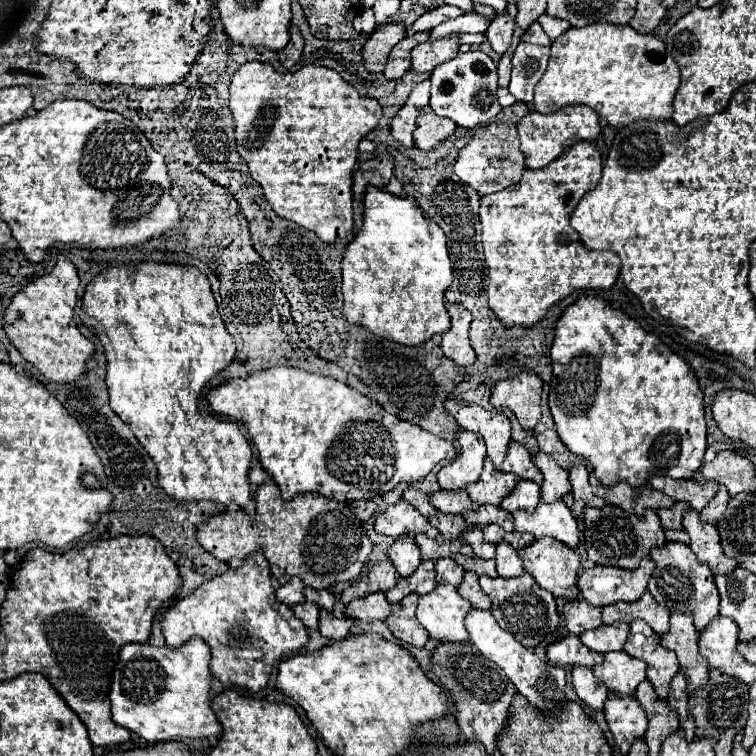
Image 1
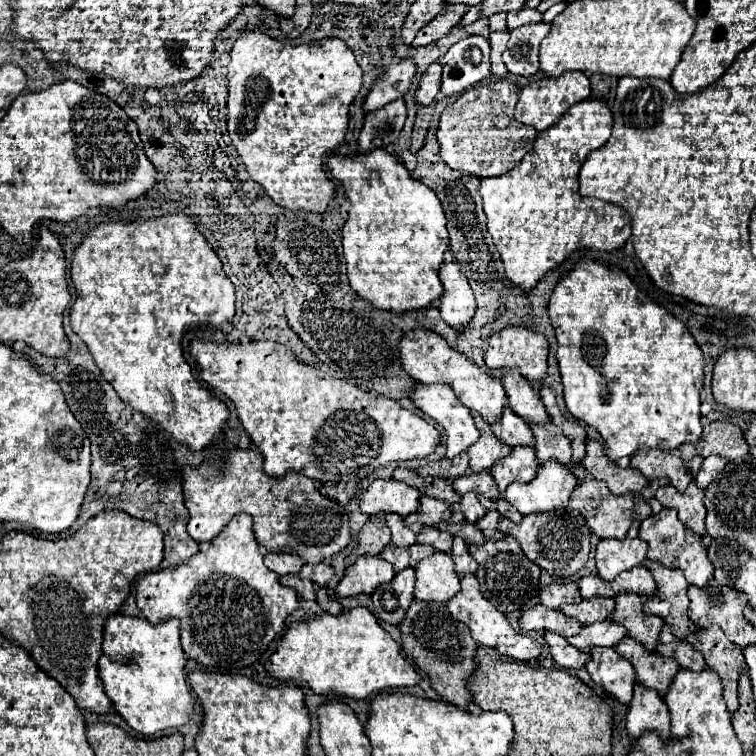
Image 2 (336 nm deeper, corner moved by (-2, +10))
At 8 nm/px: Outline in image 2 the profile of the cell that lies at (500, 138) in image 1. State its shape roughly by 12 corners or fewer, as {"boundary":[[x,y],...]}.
{"boundary":[[508,80],[466,90],[440,116],[450,168],[512,170],[536,130],[514,118]]}

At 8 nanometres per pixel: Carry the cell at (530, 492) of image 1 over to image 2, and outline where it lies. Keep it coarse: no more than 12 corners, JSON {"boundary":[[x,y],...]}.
{"boundary":[[514,448],[490,470],[500,492],[530,482],[538,472],[536,452]]}

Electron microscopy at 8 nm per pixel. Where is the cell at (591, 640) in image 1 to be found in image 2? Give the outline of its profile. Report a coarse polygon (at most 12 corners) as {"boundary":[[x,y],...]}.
{"boundary":[[612,598],[566,604],[562,612],[584,626],[604,622],[616,608]]}

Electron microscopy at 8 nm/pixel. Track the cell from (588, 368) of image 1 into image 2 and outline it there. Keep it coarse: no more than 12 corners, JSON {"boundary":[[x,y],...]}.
{"boundary":[[622,270],[554,288],[566,408],[612,462],[700,440],[702,350]]}

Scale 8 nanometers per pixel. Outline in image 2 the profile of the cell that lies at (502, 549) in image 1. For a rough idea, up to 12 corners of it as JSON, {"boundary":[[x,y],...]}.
{"boundary":[[488,510],[476,524],[486,540],[498,540],[500,514]]}

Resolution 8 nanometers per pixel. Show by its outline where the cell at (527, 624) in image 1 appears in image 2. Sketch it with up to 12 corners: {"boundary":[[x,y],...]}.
{"boundary":[[512,536],[472,546],[480,590],[500,612],[538,602],[540,568]]}

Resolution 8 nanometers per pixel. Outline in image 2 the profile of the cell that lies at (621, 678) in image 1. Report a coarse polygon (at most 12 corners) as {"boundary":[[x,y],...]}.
{"boundary":[[612,620],[584,626],[568,642],[590,652],[614,648],[626,638],[624,626]]}

